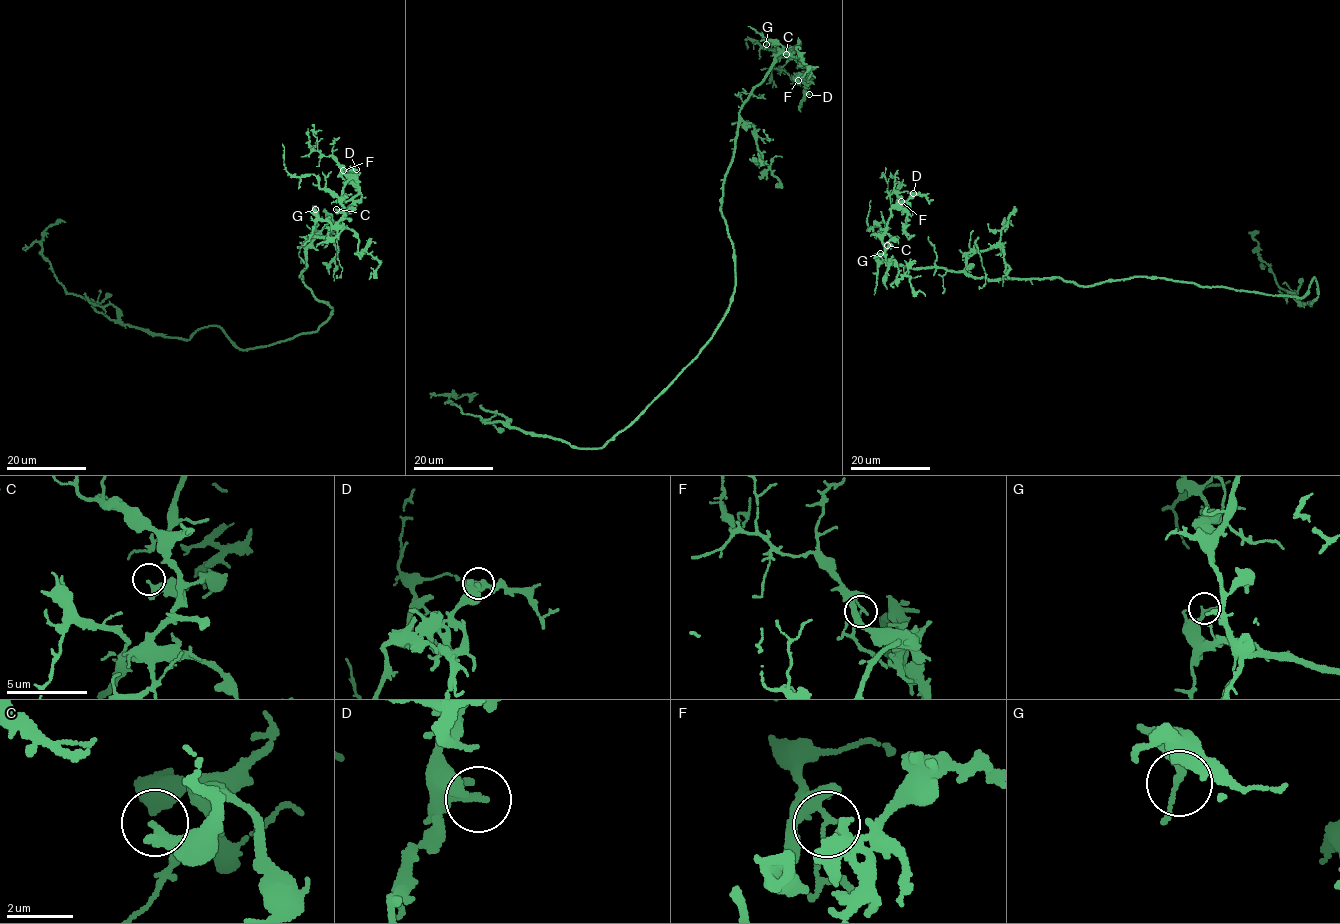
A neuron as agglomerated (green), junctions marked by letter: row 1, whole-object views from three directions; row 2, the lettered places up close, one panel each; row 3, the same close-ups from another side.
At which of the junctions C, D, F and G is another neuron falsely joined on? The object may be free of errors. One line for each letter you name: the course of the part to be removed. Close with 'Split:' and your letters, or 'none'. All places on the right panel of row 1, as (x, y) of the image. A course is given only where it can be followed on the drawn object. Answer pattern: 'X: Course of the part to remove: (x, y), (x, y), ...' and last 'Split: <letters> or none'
F: Course of the part to remove: (900, 200), (906, 210), (905, 233), (908, 237), (914, 234)
Split: F

